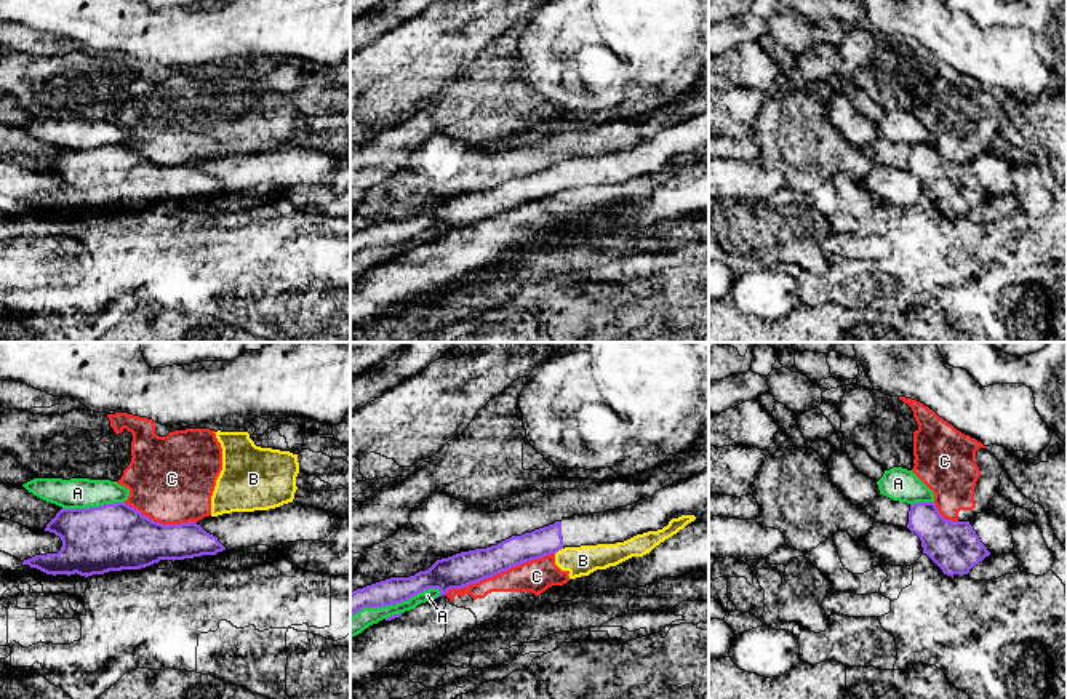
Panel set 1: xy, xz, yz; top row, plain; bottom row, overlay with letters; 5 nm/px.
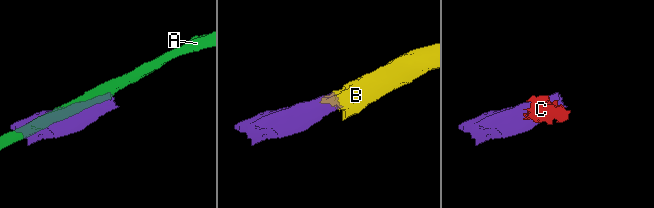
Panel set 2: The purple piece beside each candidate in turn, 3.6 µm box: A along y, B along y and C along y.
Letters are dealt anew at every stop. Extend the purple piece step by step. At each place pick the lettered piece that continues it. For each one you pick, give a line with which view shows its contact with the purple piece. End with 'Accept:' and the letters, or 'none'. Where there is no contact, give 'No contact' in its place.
Accept: none

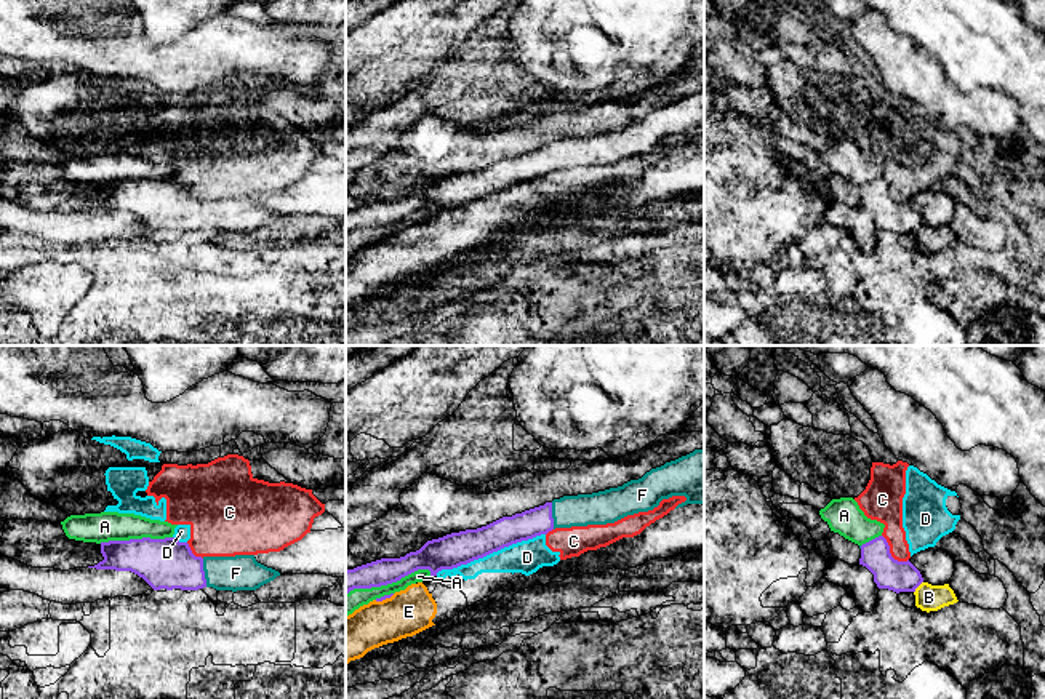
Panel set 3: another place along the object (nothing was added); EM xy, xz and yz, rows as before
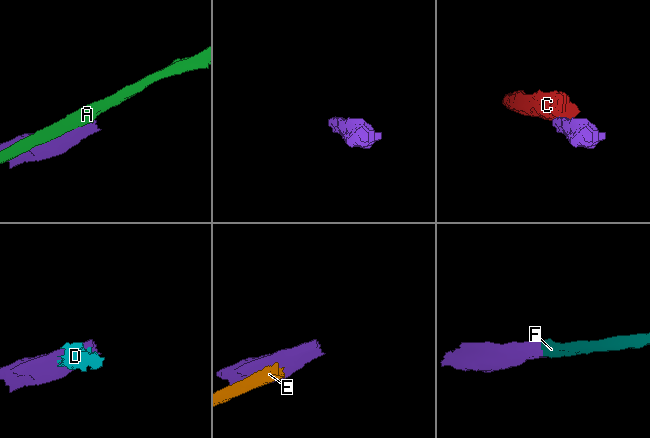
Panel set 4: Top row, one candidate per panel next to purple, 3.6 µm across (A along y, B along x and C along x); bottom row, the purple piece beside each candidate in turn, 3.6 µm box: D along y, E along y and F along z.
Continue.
F: Touches purple in xy
Accept: F

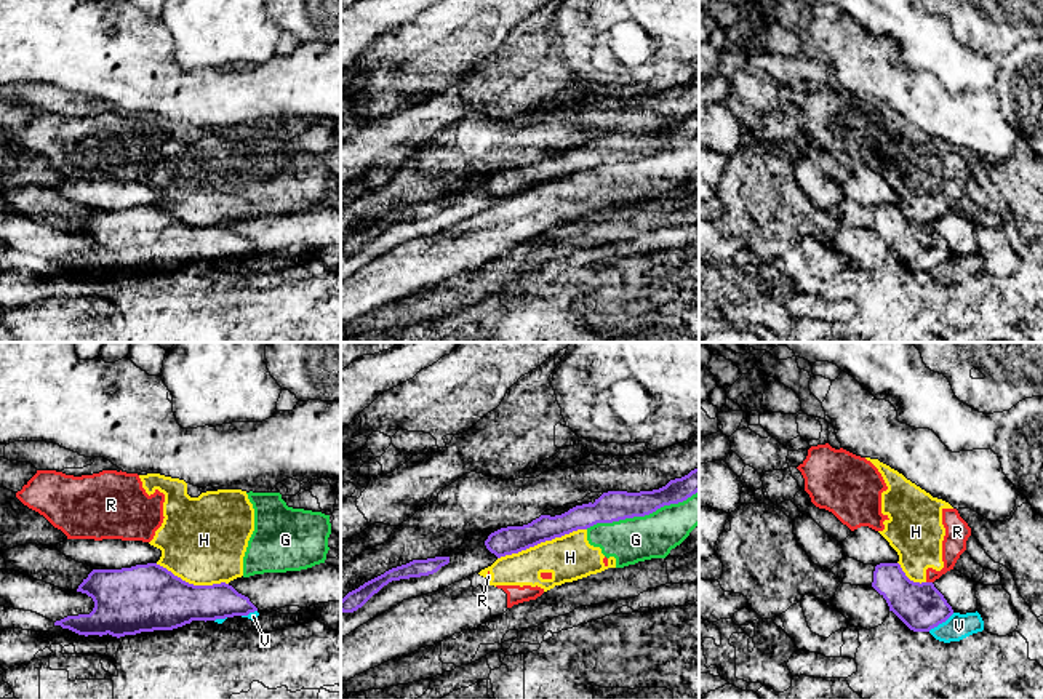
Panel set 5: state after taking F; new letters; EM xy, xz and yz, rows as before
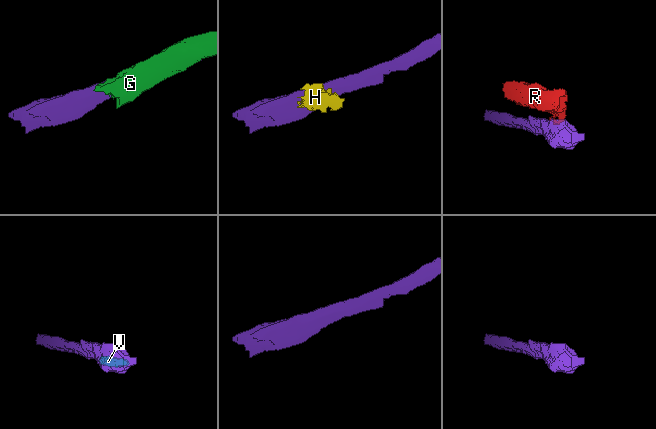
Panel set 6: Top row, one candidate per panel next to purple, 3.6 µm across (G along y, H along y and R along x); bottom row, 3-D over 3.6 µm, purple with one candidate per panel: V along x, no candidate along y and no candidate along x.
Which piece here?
Accept: none

